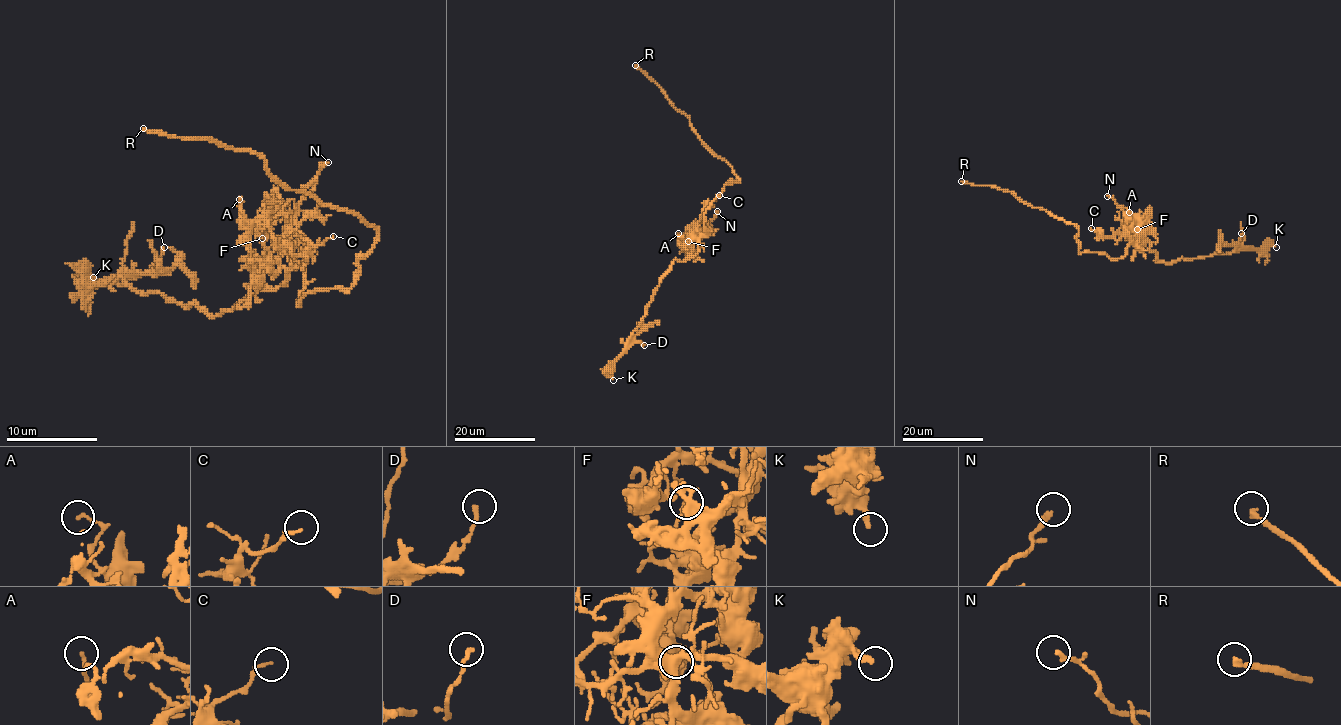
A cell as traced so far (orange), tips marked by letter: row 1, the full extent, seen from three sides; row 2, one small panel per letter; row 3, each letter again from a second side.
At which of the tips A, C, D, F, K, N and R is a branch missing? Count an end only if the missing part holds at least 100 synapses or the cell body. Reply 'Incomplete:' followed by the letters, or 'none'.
Incomplete: R

